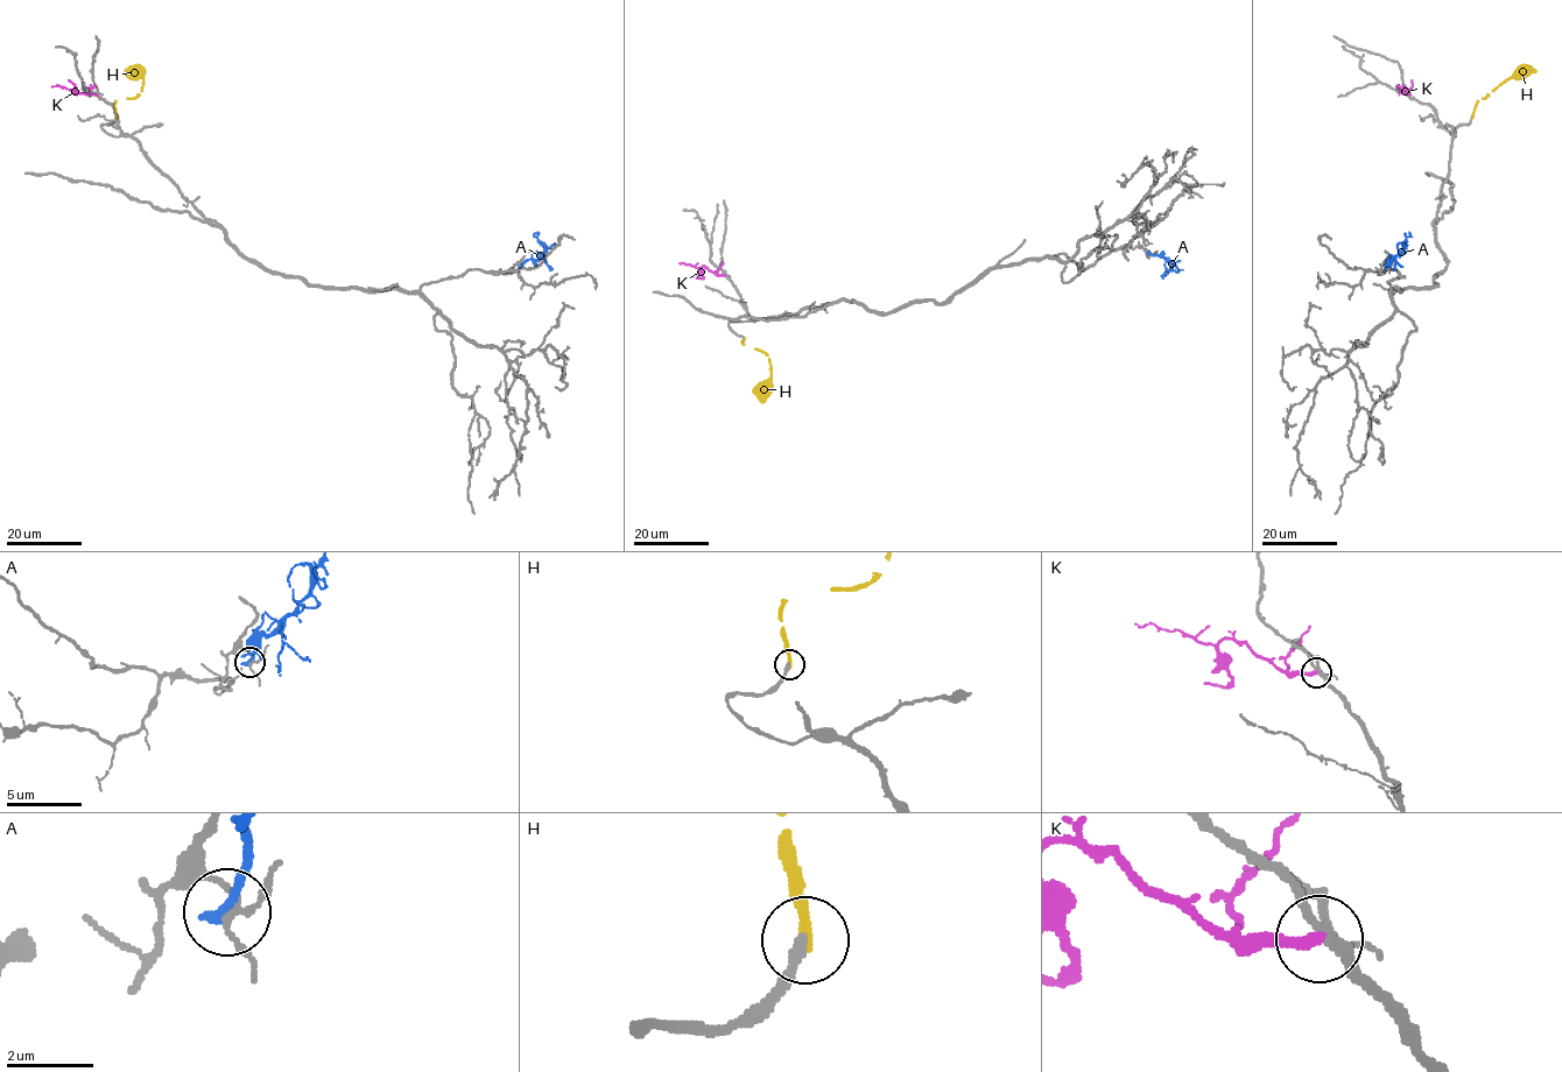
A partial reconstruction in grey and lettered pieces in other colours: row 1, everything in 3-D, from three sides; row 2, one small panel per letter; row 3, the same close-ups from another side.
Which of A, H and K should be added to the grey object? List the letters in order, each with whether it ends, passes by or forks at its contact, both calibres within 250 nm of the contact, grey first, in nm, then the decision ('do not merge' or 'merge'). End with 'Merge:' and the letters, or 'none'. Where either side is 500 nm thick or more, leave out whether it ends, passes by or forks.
A: it ends | 140/280 nm | do not merge
H: it ends | 220/280 nm | do not merge
K: it ends | 260/300 nm | do not merge
Merge: none

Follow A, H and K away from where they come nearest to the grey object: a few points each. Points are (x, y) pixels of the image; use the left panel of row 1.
A: (520, 267), (543, 253), (543, 245), (534, 235), (539, 232)
H: (117, 118), (117, 101), (140, 94), (142, 78), (133, 70)
K: (97, 96), (51, 86)

